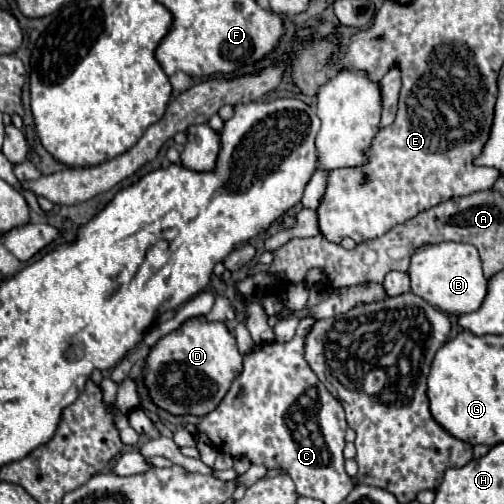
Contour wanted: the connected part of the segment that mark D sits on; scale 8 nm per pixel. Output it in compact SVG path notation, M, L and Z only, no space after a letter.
M189 318L181 328L163 336L151 348L143 372L145 386L153 402L171 414L203 416L227 394L231 382L243 368L243 356L237 350L235 338L223 322L207 322L205 318Z

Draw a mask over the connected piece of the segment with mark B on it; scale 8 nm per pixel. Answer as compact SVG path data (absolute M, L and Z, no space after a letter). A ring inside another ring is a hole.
M443 242L437 246L423 246L423 250L417 250L415 258L411 260L409 278L413 294L453 316L479 310L487 296L487 278L481 270L479 252L471 244Z

